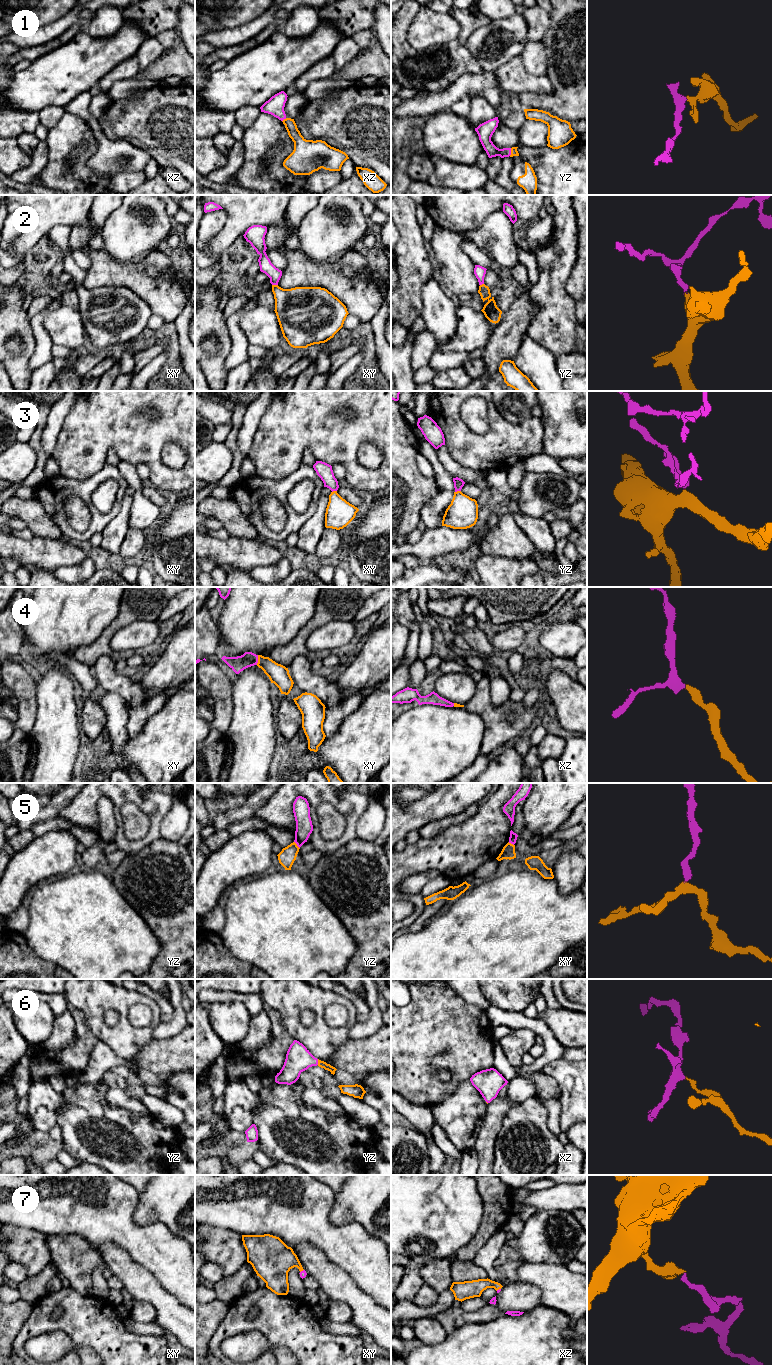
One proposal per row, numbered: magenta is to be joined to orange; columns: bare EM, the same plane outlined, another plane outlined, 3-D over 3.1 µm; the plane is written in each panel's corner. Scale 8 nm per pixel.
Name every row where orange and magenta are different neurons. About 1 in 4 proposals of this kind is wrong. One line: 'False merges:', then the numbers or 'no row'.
False merges: no row

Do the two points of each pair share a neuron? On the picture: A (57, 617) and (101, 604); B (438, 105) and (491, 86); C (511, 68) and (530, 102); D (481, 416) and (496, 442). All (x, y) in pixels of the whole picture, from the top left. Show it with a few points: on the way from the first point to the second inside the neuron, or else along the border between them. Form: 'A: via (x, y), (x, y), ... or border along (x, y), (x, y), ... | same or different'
A: via (68, 609), (73, 604), (90, 604) | same
B: via (451, 94), (462, 86), (478, 86) | same
C: border along (548, 92), (521, 92), (517, 96) | different
D: border along (487, 406), (489, 430), (481, 436) | different

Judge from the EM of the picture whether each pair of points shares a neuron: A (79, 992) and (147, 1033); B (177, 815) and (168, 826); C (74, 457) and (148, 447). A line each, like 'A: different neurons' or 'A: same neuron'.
A: same neuron
B: same neuron
C: same neuron

